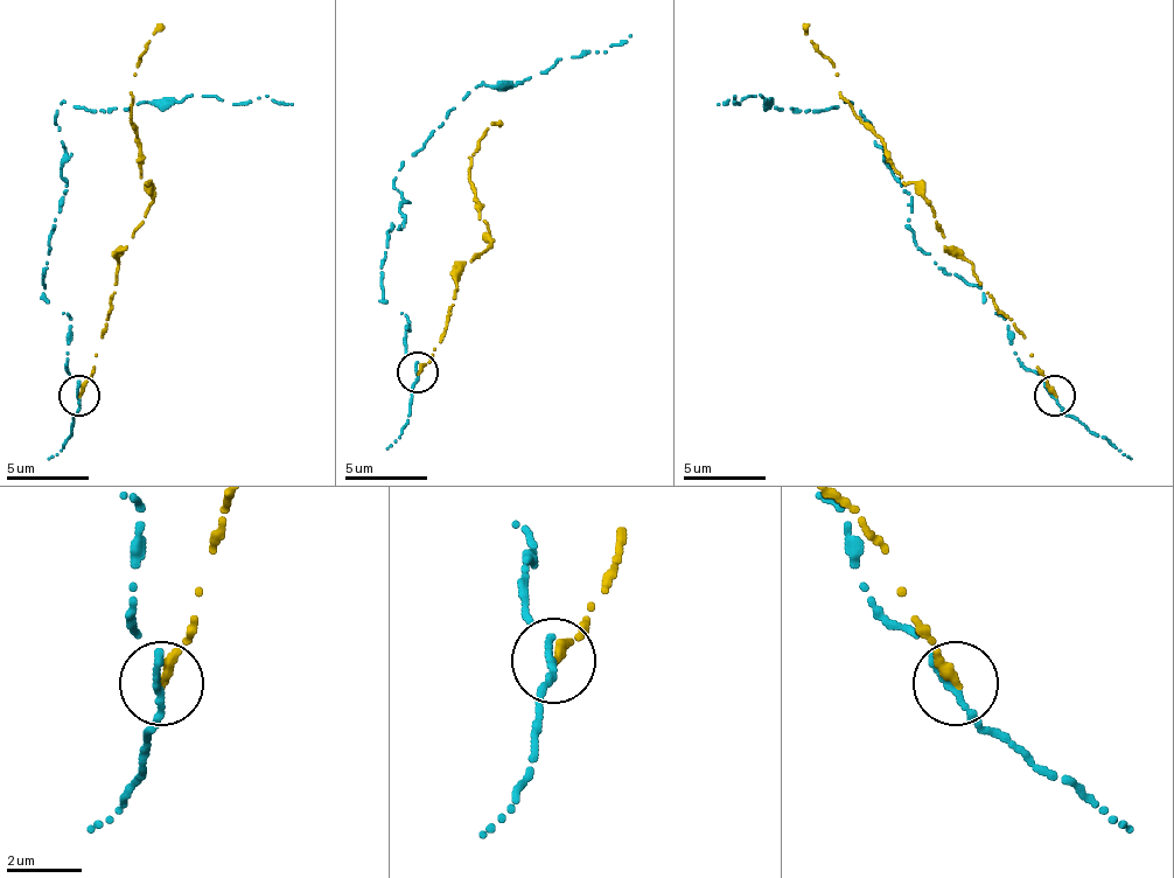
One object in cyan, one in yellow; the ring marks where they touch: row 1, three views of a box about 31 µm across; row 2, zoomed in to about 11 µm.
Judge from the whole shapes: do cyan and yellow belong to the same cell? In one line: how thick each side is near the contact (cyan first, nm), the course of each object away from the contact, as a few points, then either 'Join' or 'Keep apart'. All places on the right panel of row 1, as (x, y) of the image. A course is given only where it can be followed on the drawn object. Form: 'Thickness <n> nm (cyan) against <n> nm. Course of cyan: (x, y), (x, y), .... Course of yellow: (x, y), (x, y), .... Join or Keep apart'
Thickness 240 nm (cyan) against 280 nm. Course of cyan: (1054, 396), (1017, 359), (984, 293), (915, 244), (907, 192), (861, 109), (780, 109), (747, 97), (718, 105). Course of yellow: (1054, 396), (1025, 334), (976, 281), (972, 265), (951, 252), (927, 203), (840, 92), (804, 23). Keep apart

